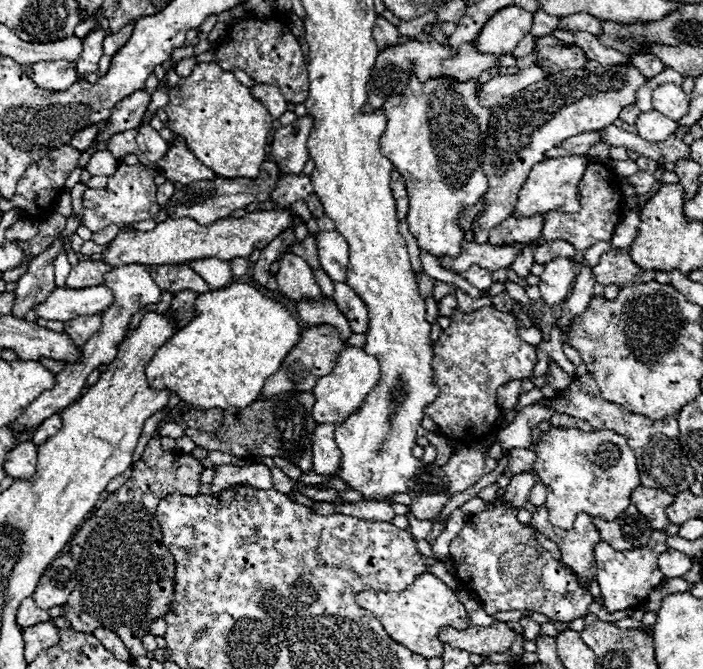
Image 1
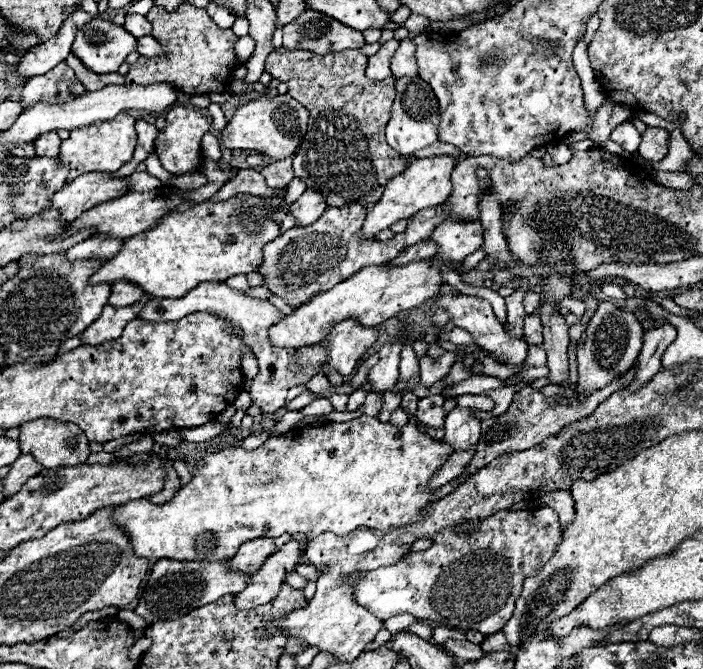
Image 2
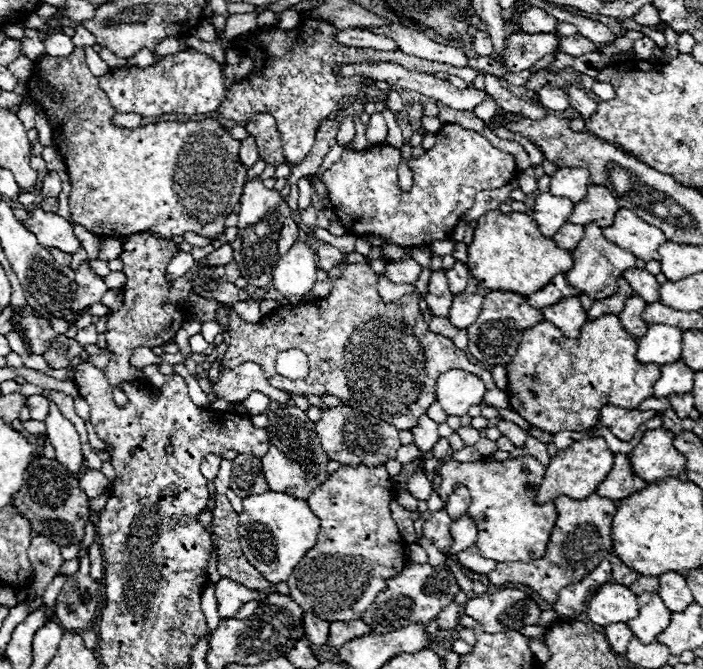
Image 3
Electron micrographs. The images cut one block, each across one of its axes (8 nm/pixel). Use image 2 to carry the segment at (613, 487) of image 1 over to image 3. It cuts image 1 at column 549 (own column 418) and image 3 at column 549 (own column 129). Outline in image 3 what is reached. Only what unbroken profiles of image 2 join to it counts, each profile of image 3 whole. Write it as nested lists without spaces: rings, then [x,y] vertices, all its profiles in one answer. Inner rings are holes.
[[[484,456],[478,462],[456,462],[456,460],[448,460],[438,468],[438,474],[442,476],[442,484],[440,484],[440,498],[446,500],[450,496],[450,492],[456,486],[466,486],[470,490],[470,508],[468,508],[468,516],[474,520],[476,528],[478,528],[478,540],[476,546],[480,550],[480,554],[484,558],[496,560],[496,562],[524,562],[528,564],[530,560],[538,560],[544,556],[546,544],[550,540],[550,532],[554,528],[554,522],[558,518],[556,506],[554,504],[534,504],[534,496],[540,488],[540,482],[544,478],[544,466],[532,458],[532,456],[520,456],[520,458],[512,458],[512,460],[504,460],[504,462],[496,462],[490,456]]]

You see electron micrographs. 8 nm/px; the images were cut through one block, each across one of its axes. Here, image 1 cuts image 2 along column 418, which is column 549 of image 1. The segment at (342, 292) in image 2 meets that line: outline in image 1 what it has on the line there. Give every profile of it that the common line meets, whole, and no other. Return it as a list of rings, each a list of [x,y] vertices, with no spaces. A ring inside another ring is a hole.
[[[558,256],[550,262],[546,262],[544,272],[540,276],[540,292],[542,292],[542,300],[550,306],[554,304],[562,304],[568,294],[572,292],[572,284],[574,284],[574,264],[570,258]]]

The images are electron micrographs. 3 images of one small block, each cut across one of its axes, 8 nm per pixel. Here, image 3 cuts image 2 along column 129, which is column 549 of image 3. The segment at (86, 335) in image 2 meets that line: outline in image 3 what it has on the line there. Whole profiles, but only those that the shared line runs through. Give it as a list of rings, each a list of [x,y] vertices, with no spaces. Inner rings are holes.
[[[572,296],[572,298],[560,300],[558,304],[546,306],[542,310],[542,314],[546,316],[546,322],[552,322],[558,330],[562,330],[562,334],[566,334],[566,338],[578,338],[580,328],[588,322],[578,296]]]

